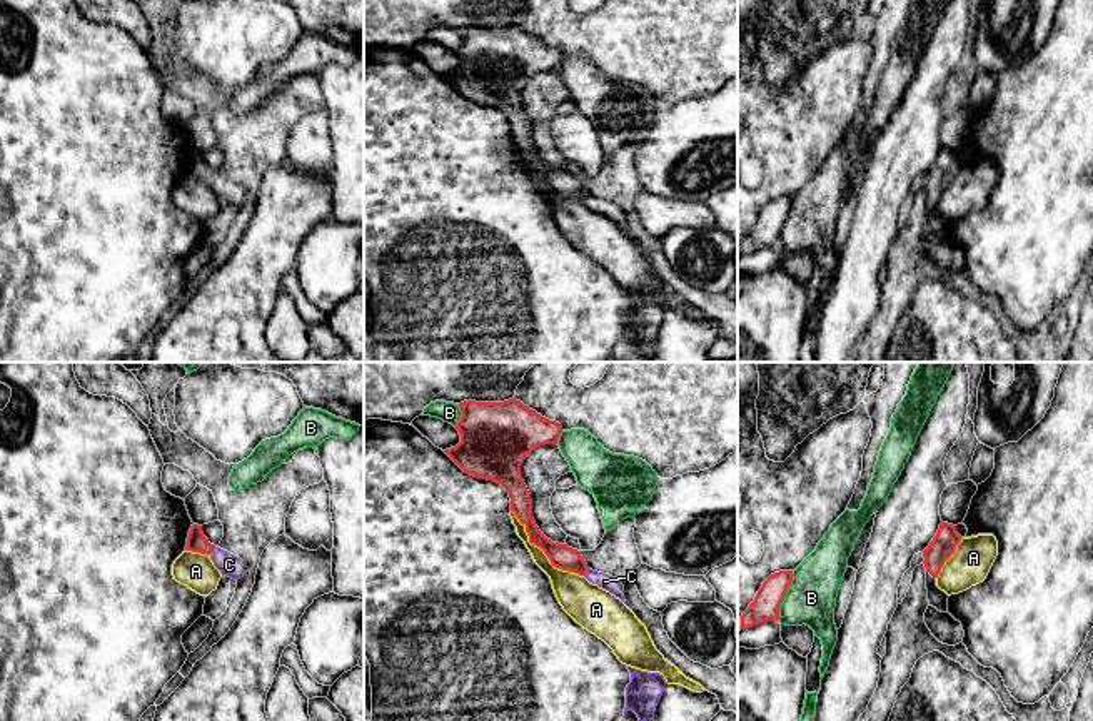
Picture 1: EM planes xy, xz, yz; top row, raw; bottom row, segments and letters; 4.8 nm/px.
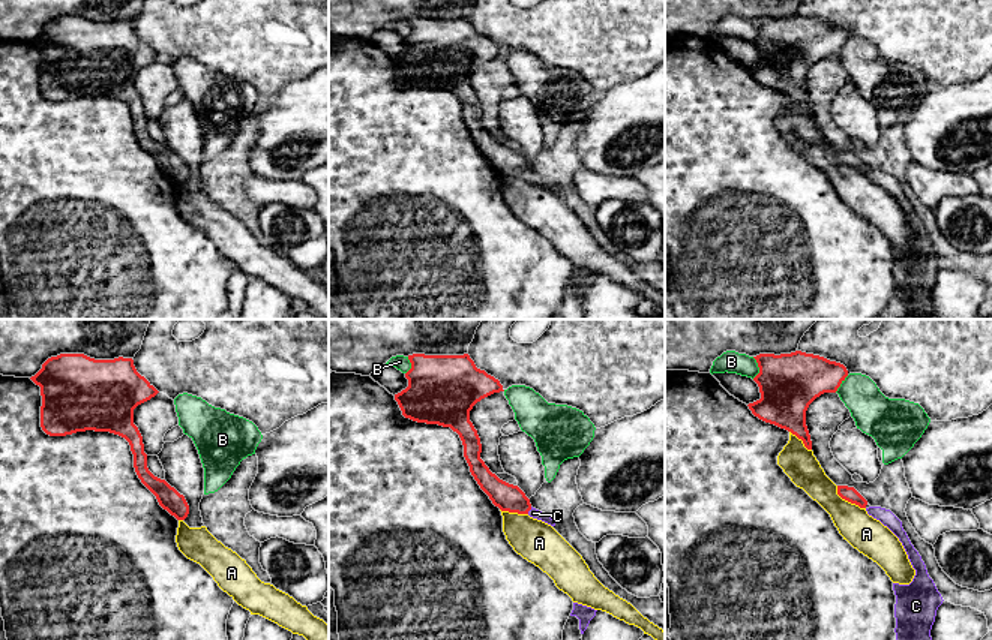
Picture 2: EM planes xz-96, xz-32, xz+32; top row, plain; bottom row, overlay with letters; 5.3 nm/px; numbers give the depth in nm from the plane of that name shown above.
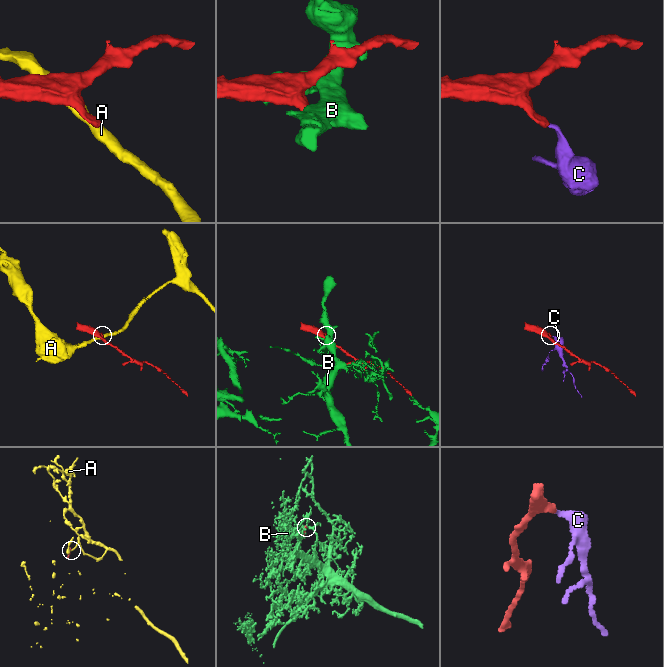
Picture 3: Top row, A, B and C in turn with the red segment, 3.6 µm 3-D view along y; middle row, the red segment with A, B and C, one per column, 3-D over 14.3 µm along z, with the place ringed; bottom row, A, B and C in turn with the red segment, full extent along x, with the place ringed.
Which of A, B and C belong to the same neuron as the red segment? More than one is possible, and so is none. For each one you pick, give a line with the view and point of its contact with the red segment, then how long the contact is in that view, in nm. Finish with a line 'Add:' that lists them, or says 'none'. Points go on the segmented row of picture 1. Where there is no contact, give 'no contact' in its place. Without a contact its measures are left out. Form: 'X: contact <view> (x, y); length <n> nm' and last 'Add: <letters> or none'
C: contact xy (212, 549); length 50 nm
Add: C

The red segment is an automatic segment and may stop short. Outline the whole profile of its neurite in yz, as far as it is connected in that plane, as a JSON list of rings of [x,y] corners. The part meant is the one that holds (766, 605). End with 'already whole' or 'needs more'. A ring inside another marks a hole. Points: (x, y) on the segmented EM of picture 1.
[[[793,571],[771,574],[758,591],[754,601],[741,616],[741,629],[748,629],[766,621],[779,621],[779,608],[791,586]]]; already whole

